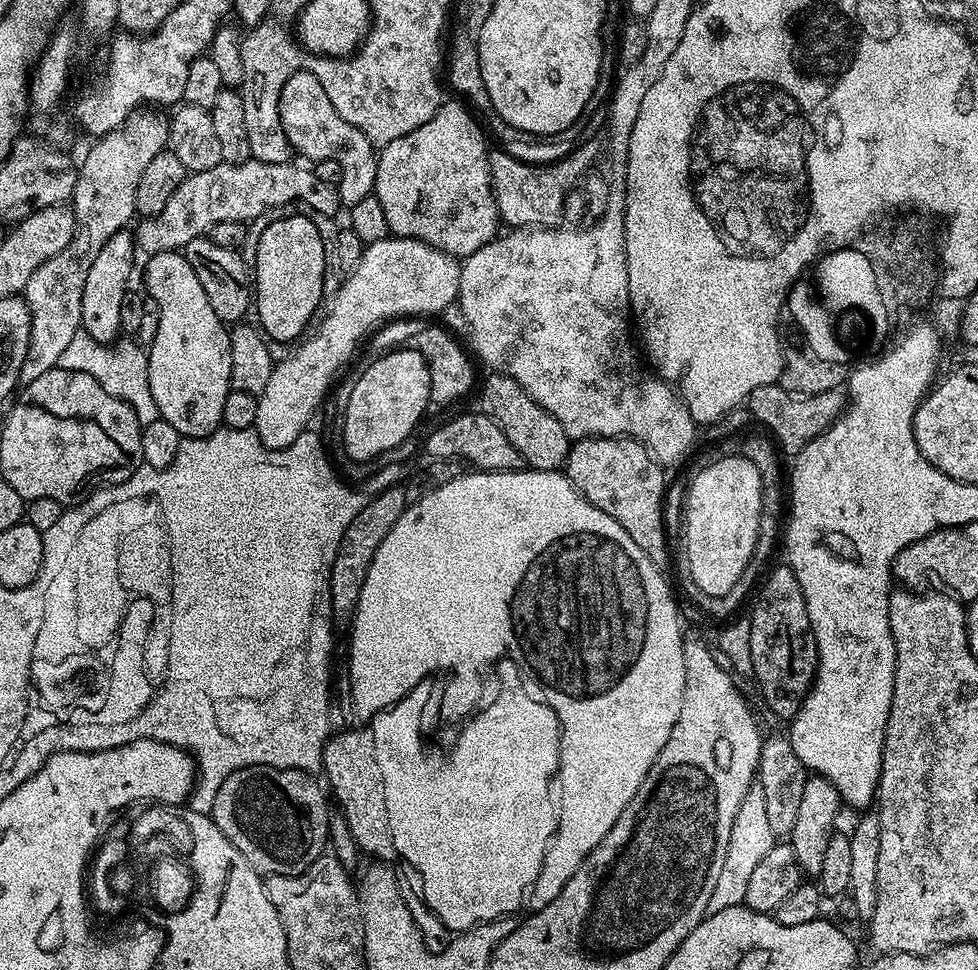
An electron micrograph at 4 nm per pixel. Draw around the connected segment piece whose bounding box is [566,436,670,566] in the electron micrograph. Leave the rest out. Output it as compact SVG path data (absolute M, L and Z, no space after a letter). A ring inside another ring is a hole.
M590 436L586 440L575 441L568 450L566 475L576 491L602 510L602 514L610 514L610 518L614 518L614 522L634 538L638 550L661 566L670 560L668 536L664 533L664 472L665 469L656 463L655 456L643 444L623 436Z

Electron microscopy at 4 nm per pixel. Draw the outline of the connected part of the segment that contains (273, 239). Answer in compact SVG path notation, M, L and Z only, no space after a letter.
M308 214L272 220L261 230L256 240L256 268L254 264L254 316L256 312L259 327L269 341L299 341L305 335L304 327L312 315L317 315L316 307L324 296L324 256L326 260L326 243Z

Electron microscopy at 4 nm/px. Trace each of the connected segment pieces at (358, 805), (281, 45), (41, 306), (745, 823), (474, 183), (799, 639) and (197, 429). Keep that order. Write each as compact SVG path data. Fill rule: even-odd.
M371 731L340 732L324 745L322 776L328 779L331 799L338 807L339 815L344 817L356 847L361 853L369 852L380 862L397 859L396 848L390 834L390 818L386 814L386 794L382 790L382 774L378 770L376 751Z
M272 18L265 19L263 22L255 25L249 32L252 33L249 36L245 35L240 41L242 74L244 77L238 89L242 98L242 114L246 114L246 138L250 142L250 150L252 151L251 159L279 164L282 160L282 156L280 156L280 144L282 148L282 140L279 135L276 135L277 137L272 136L272 128L274 132L274 106L280 103L282 86L298 70L298 64L296 64L296 46L298 48L298 44L294 39L293 33L291 36L282 25L275 24Z
M155 111L128 113L121 128L99 137L93 143L96 145L85 154L84 161L81 164L79 161L76 188L70 197L70 207L76 216L74 238L70 238L66 250L54 254L50 262L42 262L42 266L34 270L22 293L32 317L30 346L20 371L21 385L34 382L34 378L59 365L67 344L82 328L82 290L86 286L86 274L90 274L90 265L94 258L98 258L98 250L102 250L102 246L106 246L114 234L127 229L133 223L132 216L137 215L138 178L142 178L151 160L168 148L169 117L155 116L152 112Z
M754 782L746 790L746 798L742 798L742 806L734 818L734 830L730 830L730 846L726 846L722 874L718 874L718 883L710 893L707 915L713 916L722 910L730 910L734 906L744 904L746 885L750 882L754 869L777 843L778 837L774 830L770 830L770 821L766 814L766 794L763 793L760 783Z
M448 102L441 103L440 109L428 122L418 126L418 130L410 130L410 134L402 134L402 138L383 145L376 158L374 194L382 202L389 233L421 240L453 258L474 254L474 250L495 240L496 227L501 227L502 221L496 205L496 190L492 187L489 151L490 145L484 141L479 122L462 105Z
M781 566L770 572L763 577L750 612L752 676L760 683L760 692L769 710L776 716L791 718L802 706L812 688L812 681L816 679L818 646L810 626L806 598L802 594L802 586L798 586L794 570Z
M183 251L154 252L147 257L147 260L148 269L144 272L144 280L148 283L146 292L156 299L160 307L158 334L154 334L154 342L146 348L150 394L154 394L160 419L174 426L181 437L208 436L221 427L222 406L226 402L226 394L232 388L230 378L232 337L224 321L214 314L214 306L210 306L210 298L206 298L206 290L202 290L202 282L198 282L198 274L194 274L194 266L190 266Z

